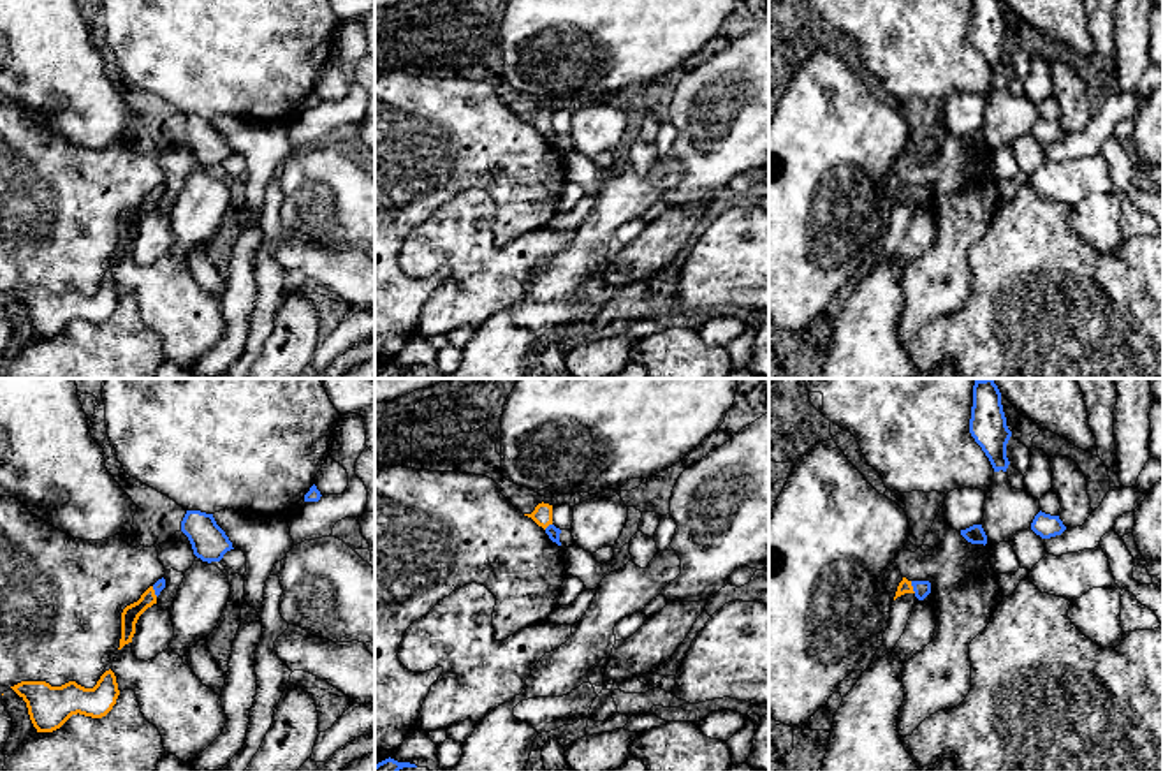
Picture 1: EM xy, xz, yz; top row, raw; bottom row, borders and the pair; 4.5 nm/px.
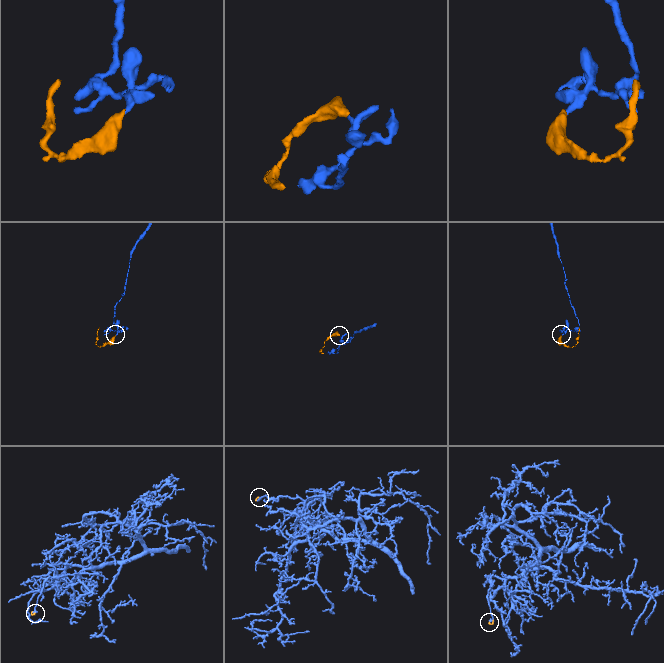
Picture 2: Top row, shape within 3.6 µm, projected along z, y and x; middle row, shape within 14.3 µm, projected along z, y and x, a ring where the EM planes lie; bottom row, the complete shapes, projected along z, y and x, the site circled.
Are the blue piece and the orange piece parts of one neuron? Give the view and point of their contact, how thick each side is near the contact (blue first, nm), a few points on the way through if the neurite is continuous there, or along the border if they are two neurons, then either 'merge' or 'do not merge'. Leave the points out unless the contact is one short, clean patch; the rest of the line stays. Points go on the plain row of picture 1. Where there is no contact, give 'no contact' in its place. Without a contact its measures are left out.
contact yz (912, 190); calibres 80 and 60 nm; way yz (922, 194), (912, 190), (905, 192); merge

